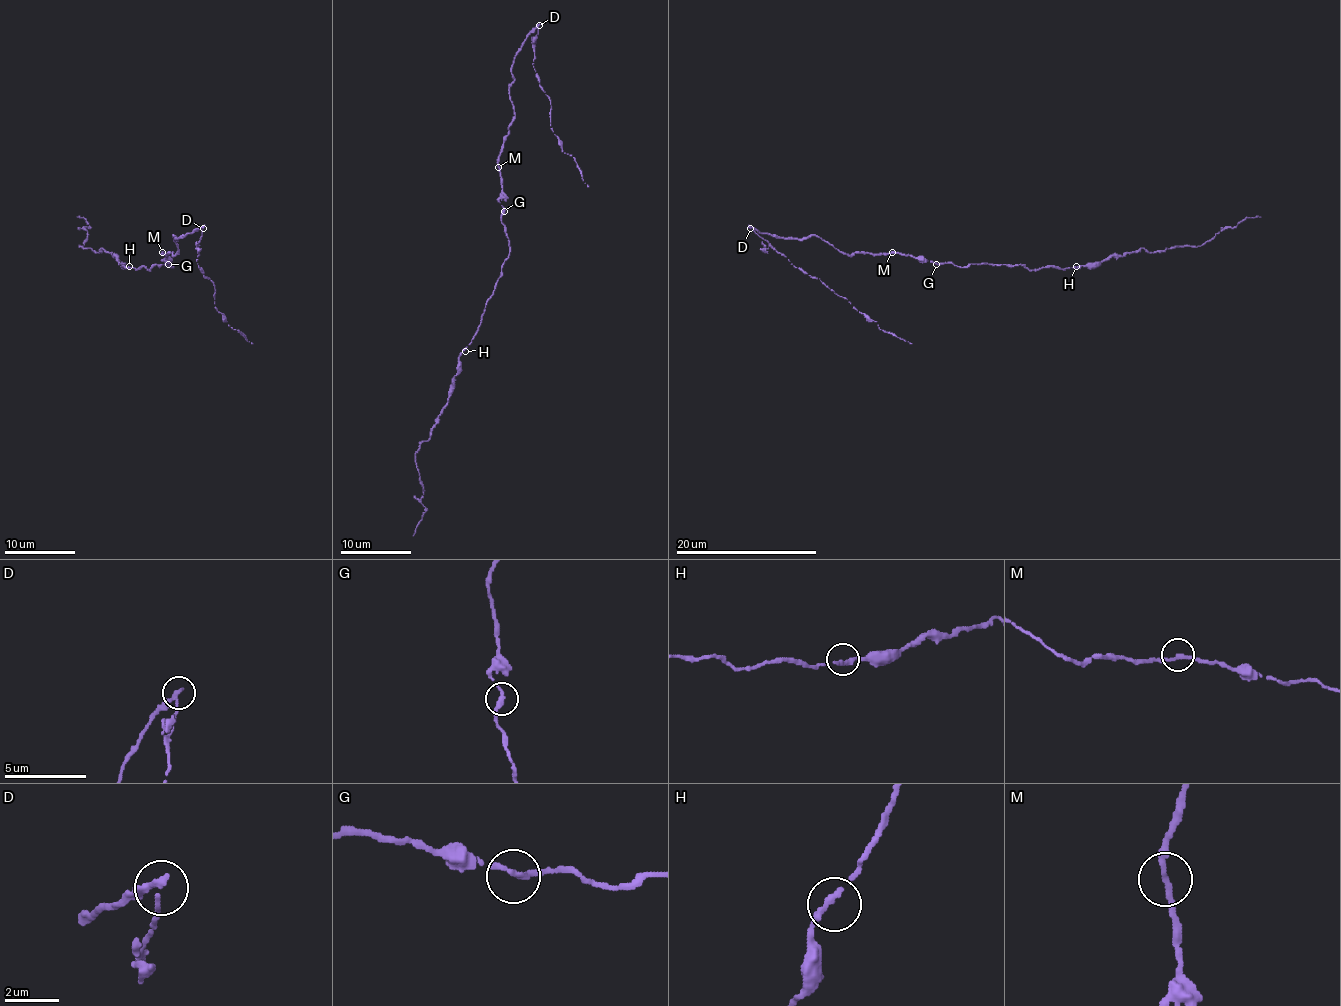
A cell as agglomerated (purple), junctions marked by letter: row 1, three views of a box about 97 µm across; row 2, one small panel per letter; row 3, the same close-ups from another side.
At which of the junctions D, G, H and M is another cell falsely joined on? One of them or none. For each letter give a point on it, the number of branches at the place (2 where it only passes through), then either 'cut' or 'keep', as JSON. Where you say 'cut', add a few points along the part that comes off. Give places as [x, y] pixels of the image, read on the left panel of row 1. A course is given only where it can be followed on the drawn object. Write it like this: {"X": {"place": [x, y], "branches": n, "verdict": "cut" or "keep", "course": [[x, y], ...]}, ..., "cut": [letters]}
{"D": {"place": [203, 228], "branches": 2, "verdict": "cut", "course": [[203, 229], [196, 260], [203, 275], [214, 283], [215, 308], [233, 330], [253, 344]]}, "G": {"place": [168, 264], "branches": 2, "verdict": "keep"}, "H": {"place": [129, 266], "branches": 2, "verdict": "keep"}, "M": {"place": [162, 252], "branches": 2, "verdict": "keep"}, "cut": ["D"]}

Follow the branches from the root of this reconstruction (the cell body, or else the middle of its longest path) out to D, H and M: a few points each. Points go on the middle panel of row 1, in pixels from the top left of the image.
D: (502, 191), (498, 154), (514, 117), (509, 97), (509, 85), (514, 80), (511, 66), (521, 43), (539, 25)
H: (502, 191), (502, 223), (509, 239), (509, 257), (486, 303), (479, 330), (465, 351)
M: (502, 191), (498, 167)

